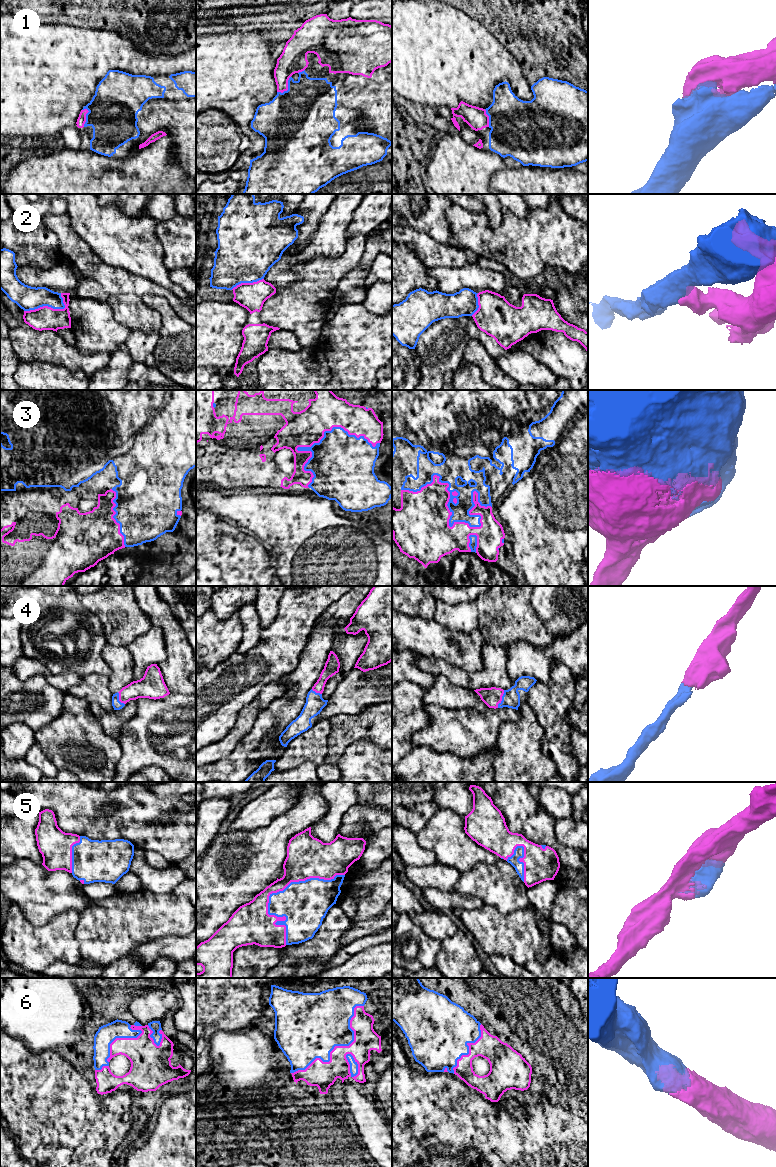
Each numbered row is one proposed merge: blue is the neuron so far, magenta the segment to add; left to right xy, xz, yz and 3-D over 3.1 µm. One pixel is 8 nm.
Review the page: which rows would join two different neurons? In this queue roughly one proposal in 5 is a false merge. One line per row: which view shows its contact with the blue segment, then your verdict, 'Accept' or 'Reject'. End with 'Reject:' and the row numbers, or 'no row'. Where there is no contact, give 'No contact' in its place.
1: Touches blue in xz. Accept
2: Touches blue in xy. Reject
3: Touches blue in yz. Accept
4: Touches blue in yz. Accept
5: Touches blue in xz. Accept
6: Touches blue in xz. Accept
Reject: 2

